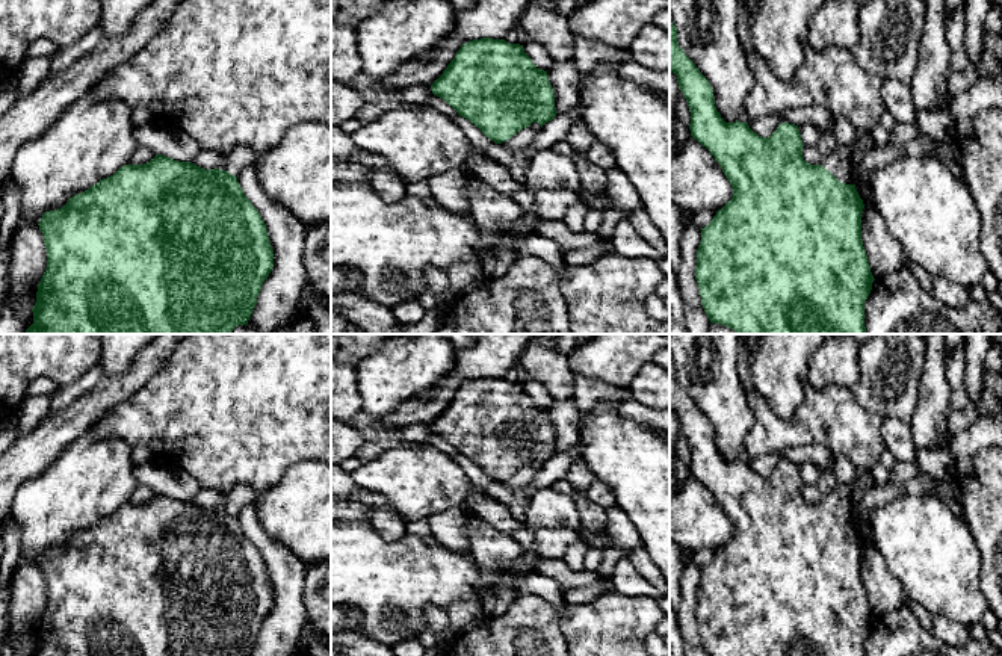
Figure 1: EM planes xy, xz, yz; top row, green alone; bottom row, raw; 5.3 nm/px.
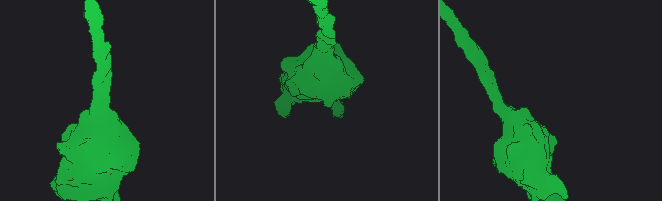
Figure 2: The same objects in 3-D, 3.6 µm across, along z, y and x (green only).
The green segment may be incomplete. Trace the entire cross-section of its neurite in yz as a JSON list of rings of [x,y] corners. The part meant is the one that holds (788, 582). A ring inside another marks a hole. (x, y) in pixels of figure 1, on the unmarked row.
[[[670,357],[670,410],[677,414],[691,450],[691,475],[706,485],[722,506],[733,535],[701,567],[695,618],[707,656],[864,656],[864,641],[874,614],[861,580],[863,538],[855,528],[854,493],[875,485],[869,470],[858,469],[857,479],[837,485],[819,503],[803,496],[798,464],[781,461],[769,476],[754,472],[748,461],[725,461],[716,449],[713,428],[677,381]]]

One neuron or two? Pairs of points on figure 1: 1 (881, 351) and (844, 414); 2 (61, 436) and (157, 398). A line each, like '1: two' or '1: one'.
1: two
2: two

